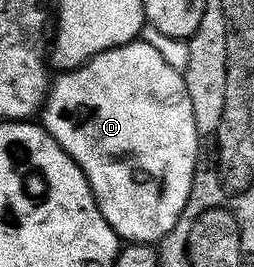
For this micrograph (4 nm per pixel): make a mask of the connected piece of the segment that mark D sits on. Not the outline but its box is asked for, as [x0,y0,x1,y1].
[41,40,199,244]

